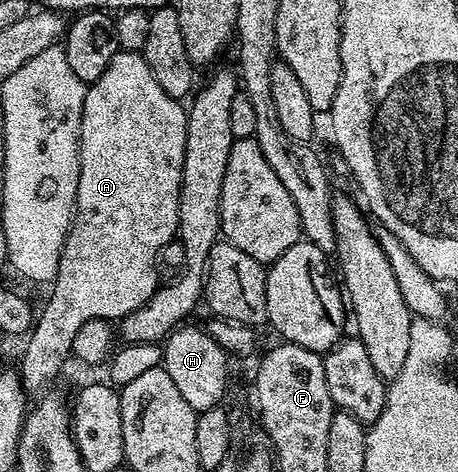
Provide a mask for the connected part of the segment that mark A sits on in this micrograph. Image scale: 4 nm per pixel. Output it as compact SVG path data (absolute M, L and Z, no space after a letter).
M118 51L115 59L107 63L107 71L99 75L99 79L92 82L85 90L85 102L83 103L83 115L81 116L81 166L79 167L79 187L77 188L77 208L73 210L73 222L69 228L67 239L63 243L63 251L57 255L57 276L52 278L53 290L49 293L49 302L45 310L40 310L35 324L27 334L24 342L25 350L21 353L21 384L25 386L30 394L40 394L41 388L49 384L57 375L57 372L65 365L65 360L70 360L73 351L73 340L75 331L87 323L87 319L103 317L106 319L120 319L131 311L143 307L147 299L159 288L157 281L157 252L177 237L177 220L179 219L179 191L181 190L181 176L183 175L183 155L187 143L187 109L178 98L167 95L163 87L159 87L155 75L151 75L151 67L147 67L144 56L137 51Z

